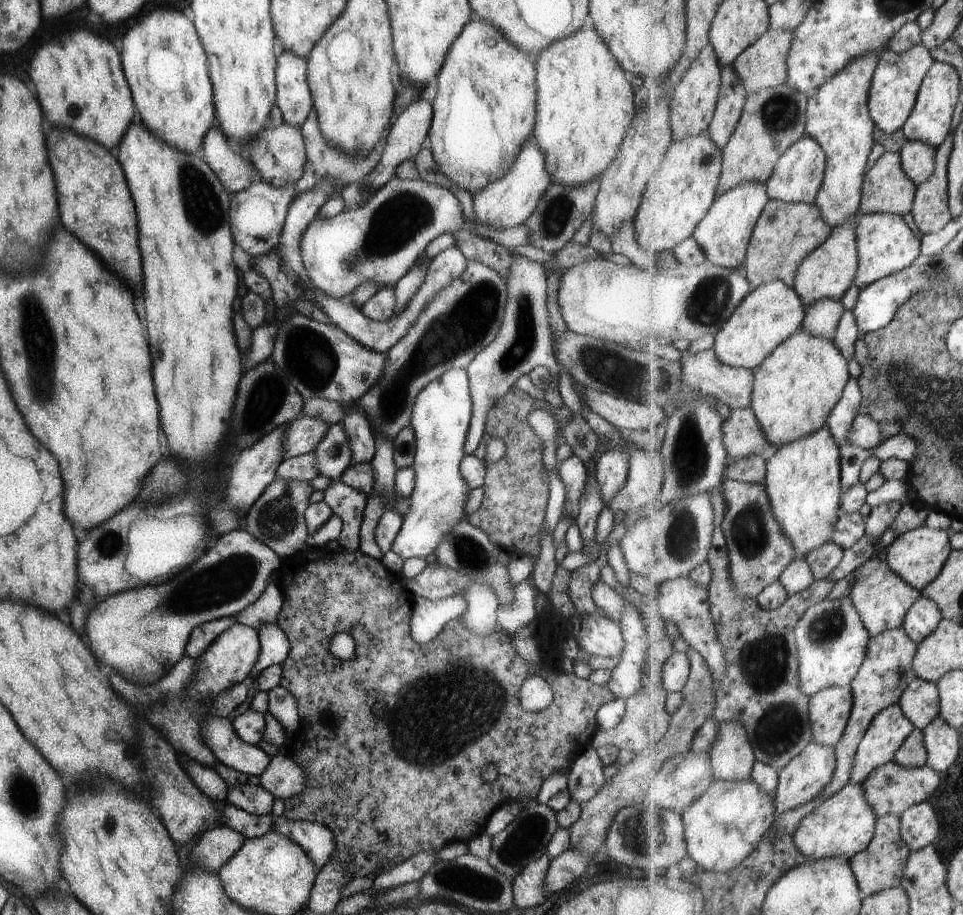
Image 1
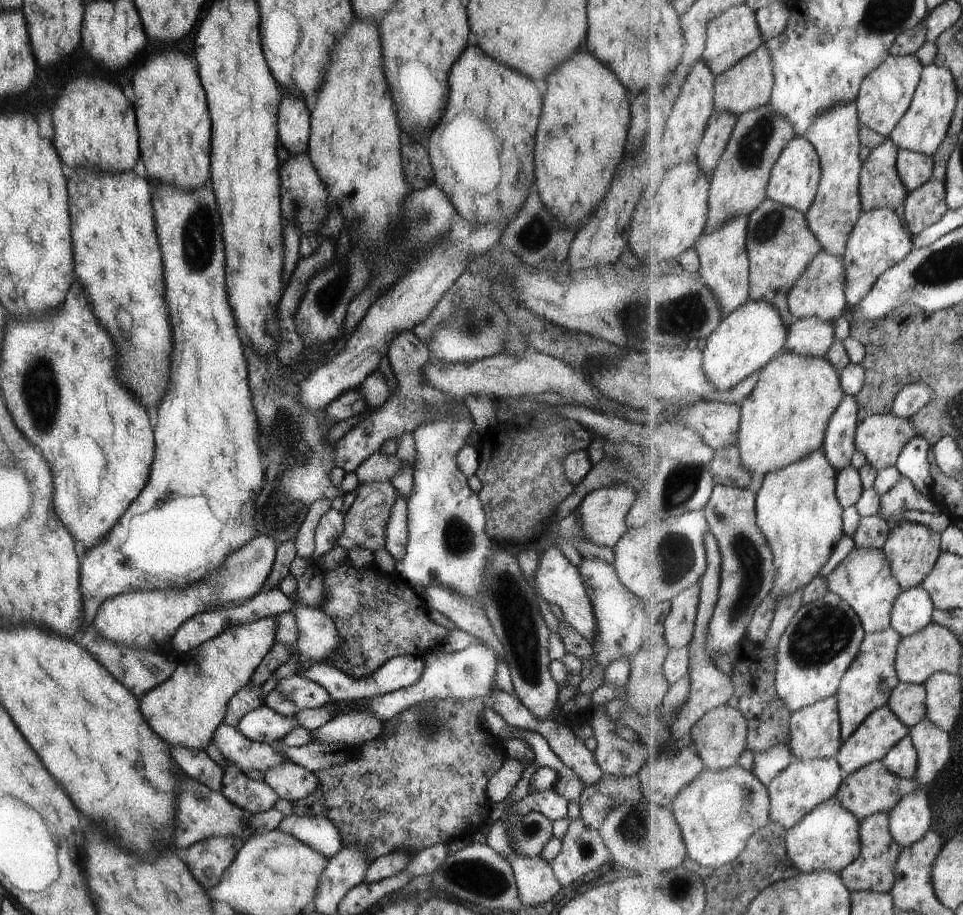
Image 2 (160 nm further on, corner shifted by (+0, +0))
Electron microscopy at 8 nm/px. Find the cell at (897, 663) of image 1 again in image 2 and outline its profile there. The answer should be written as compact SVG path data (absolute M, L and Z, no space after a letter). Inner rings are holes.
M893 627L869 632L864 636L860 653L853 660L852 666L849 667L836 694L841 730L845 742L854 735L854 732L869 715L888 704L892 692L901 682L896 673L896 656L903 638L904 636L901 636L901 633Z

